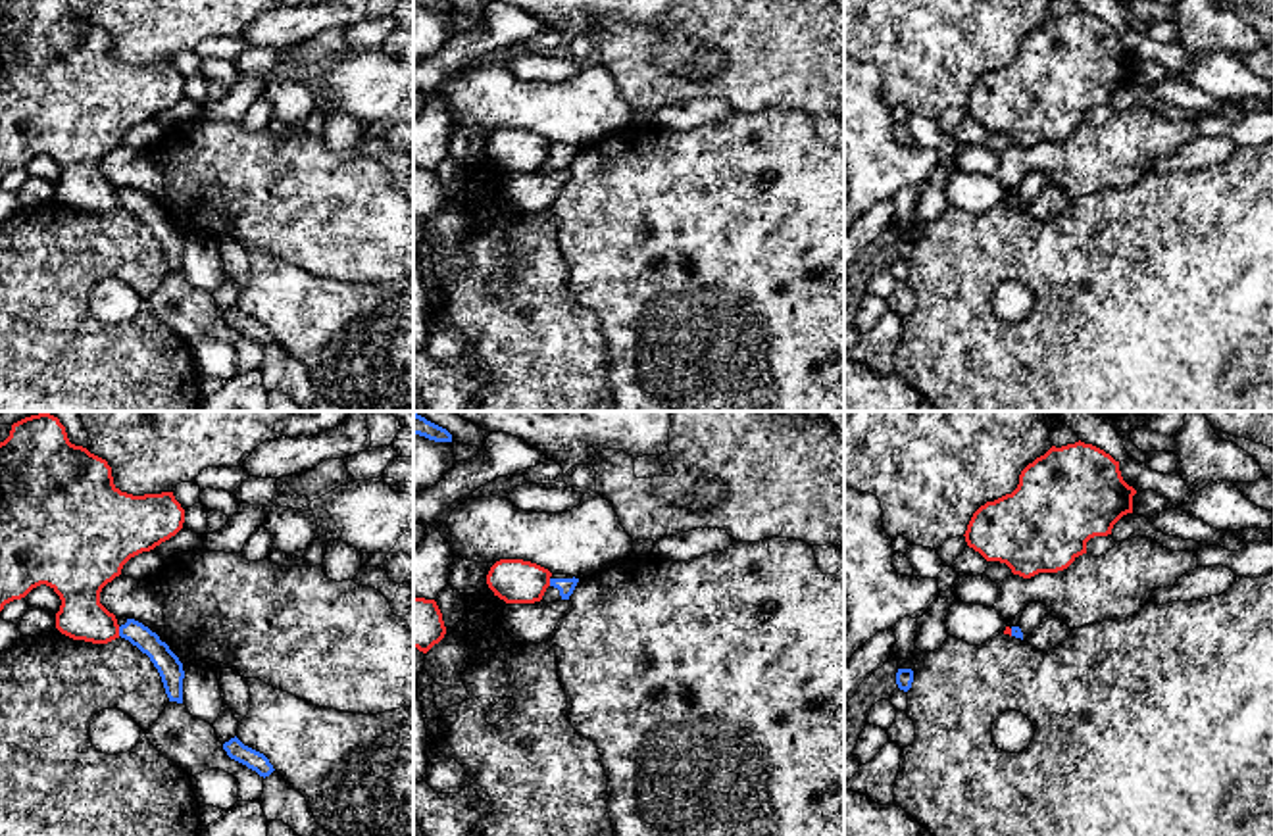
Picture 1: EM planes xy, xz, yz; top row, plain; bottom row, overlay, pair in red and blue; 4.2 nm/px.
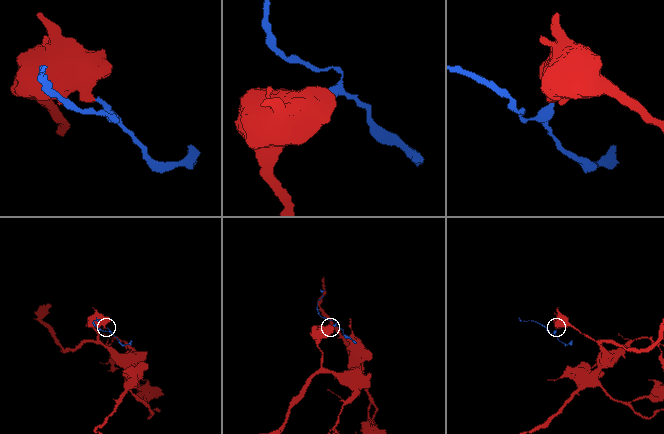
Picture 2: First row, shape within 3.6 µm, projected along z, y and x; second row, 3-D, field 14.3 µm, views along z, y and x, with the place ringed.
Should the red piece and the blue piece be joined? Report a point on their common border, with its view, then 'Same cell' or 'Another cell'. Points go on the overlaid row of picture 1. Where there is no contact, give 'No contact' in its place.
Touches red at xy (118, 631). Another cell

